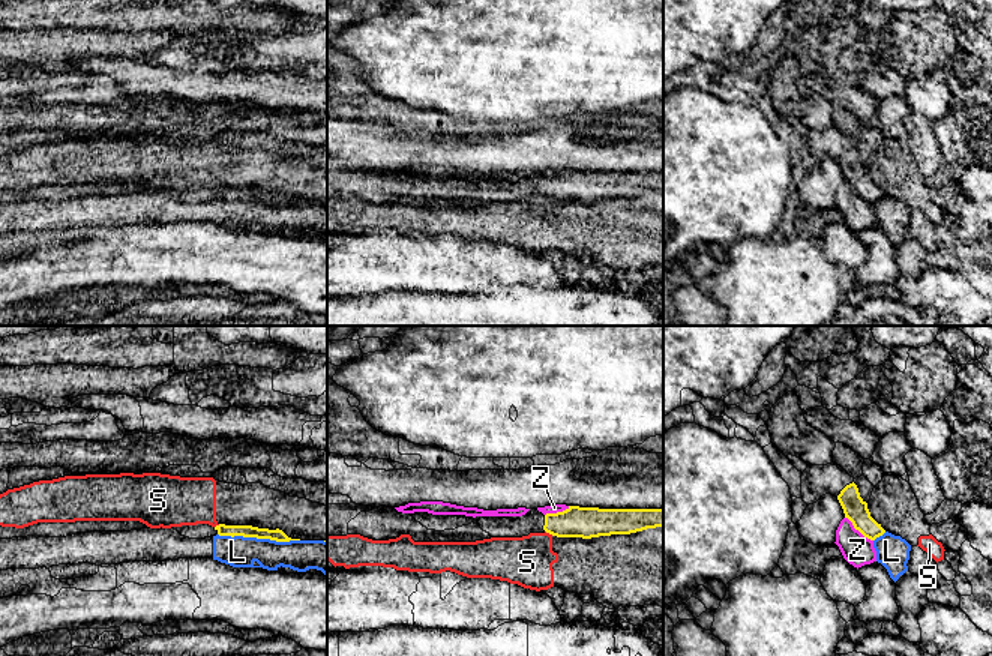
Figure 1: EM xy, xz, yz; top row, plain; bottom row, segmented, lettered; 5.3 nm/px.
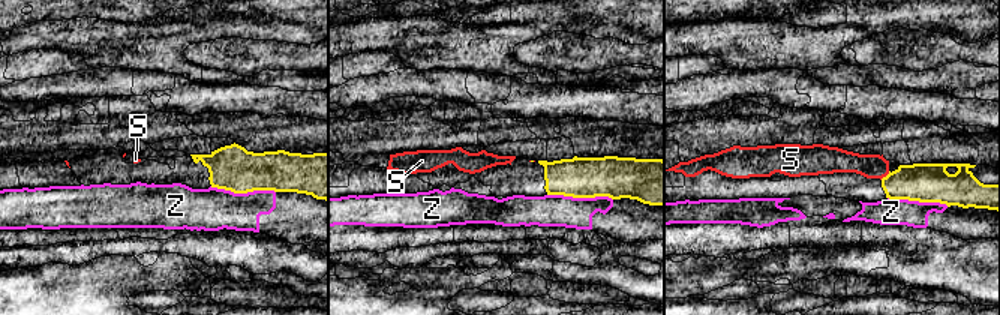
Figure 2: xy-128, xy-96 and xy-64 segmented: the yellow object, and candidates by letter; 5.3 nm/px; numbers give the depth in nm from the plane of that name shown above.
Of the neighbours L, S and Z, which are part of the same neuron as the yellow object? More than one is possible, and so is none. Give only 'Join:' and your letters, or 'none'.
Join: none

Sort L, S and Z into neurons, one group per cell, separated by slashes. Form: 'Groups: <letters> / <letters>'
Groups: L / S / Z

